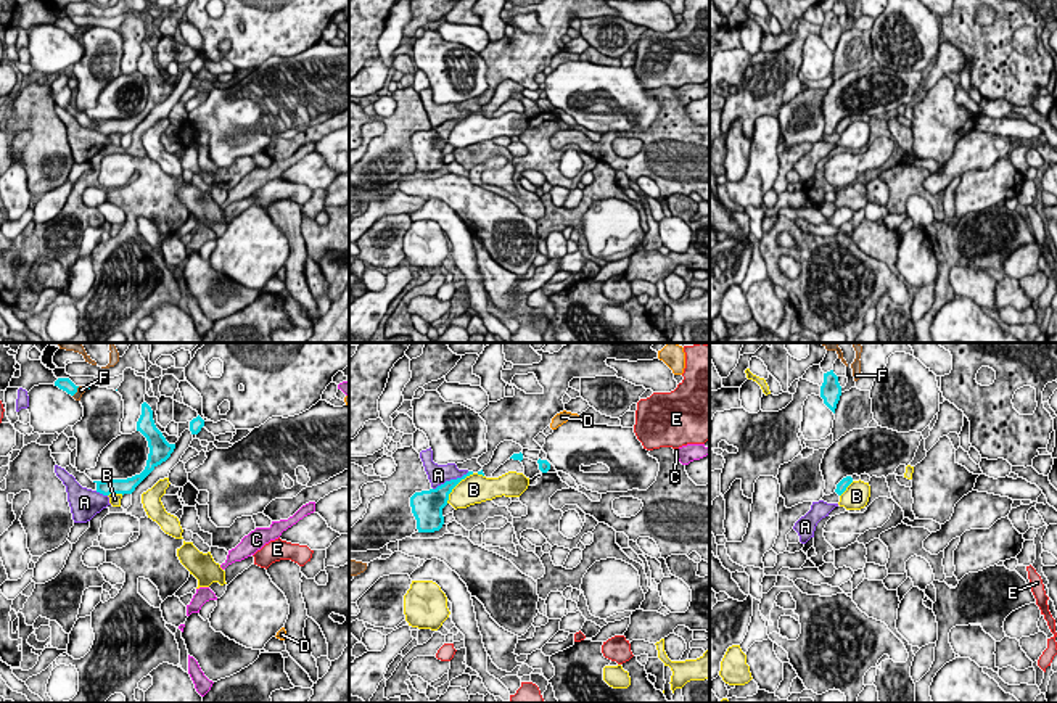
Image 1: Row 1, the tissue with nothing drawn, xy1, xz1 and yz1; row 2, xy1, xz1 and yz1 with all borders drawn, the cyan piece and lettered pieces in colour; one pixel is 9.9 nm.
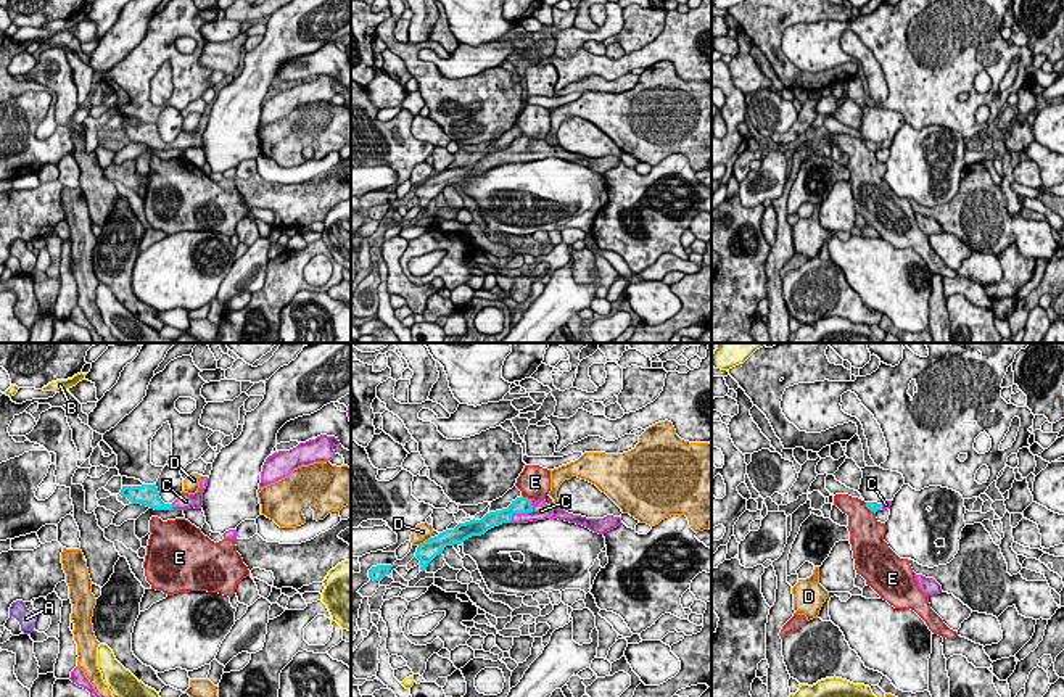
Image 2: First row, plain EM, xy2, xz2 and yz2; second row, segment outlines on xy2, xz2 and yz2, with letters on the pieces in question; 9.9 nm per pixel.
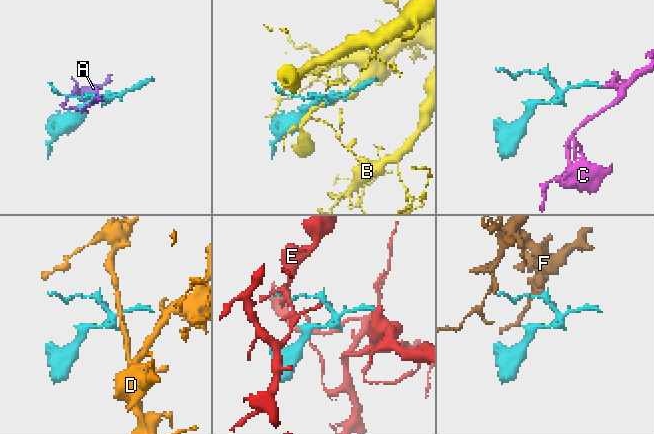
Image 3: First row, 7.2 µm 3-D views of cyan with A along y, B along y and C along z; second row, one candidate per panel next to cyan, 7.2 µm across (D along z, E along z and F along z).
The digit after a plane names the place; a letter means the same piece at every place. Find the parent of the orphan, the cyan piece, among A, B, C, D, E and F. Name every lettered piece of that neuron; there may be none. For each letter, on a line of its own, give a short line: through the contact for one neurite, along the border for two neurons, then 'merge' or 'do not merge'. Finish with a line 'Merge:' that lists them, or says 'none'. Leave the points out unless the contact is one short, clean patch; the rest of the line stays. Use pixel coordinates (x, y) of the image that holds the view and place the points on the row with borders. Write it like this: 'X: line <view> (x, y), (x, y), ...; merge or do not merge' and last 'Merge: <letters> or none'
A: do not merge
B: do not merge
C: line xz2 (522, 504), (523, 512), (541, 511); merge
D: line xz2 (430, 536), (419, 546); do not merge
E: line xz2 (522, 494), (530, 499); do not merge
F: line xy1 (79, 386), (73, 396); do not merge
Merge: C

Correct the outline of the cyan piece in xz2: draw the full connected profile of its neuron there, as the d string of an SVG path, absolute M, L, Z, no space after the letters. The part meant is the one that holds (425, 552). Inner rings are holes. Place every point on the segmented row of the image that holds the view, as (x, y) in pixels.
M517 497L507 509L486 513L481 520L470 520L459 523L454 530L446 530L435 538L430 538L417 547L415 557L420 560L420 570L425 571L428 563L439 554L446 546L462 544L472 536L481 536L488 530L502 523L528 523L546 518L559 518L570 523L583 525L594 533L604 534L621 523L620 517L607 515L604 518L586 518L573 515L563 509L551 507L546 501L534 501L528 497Z

